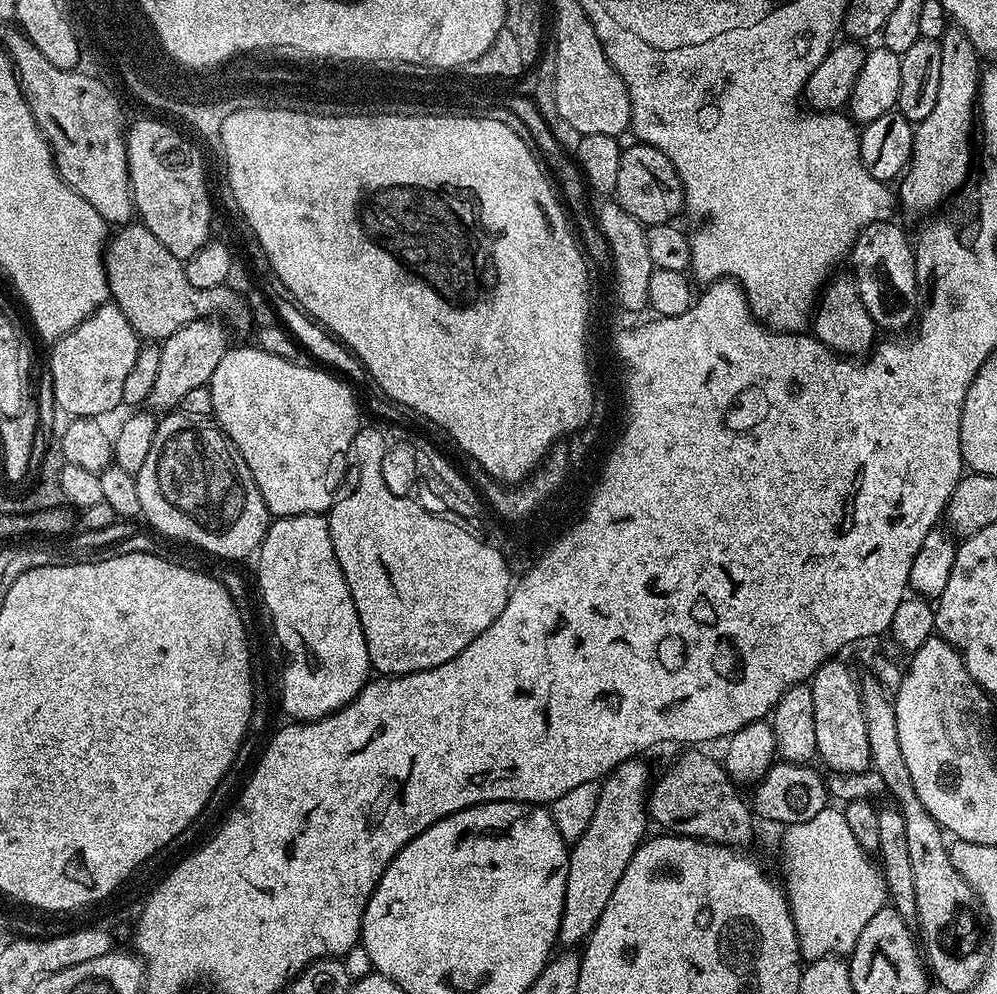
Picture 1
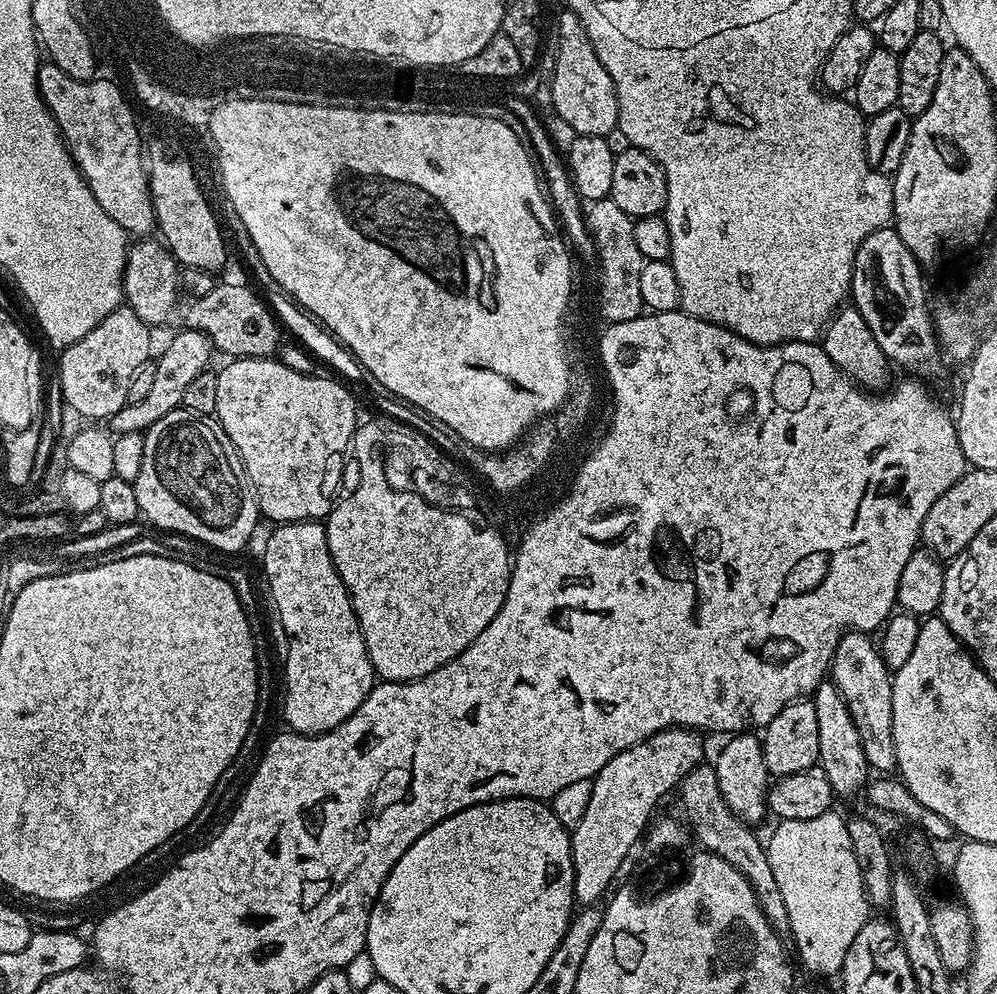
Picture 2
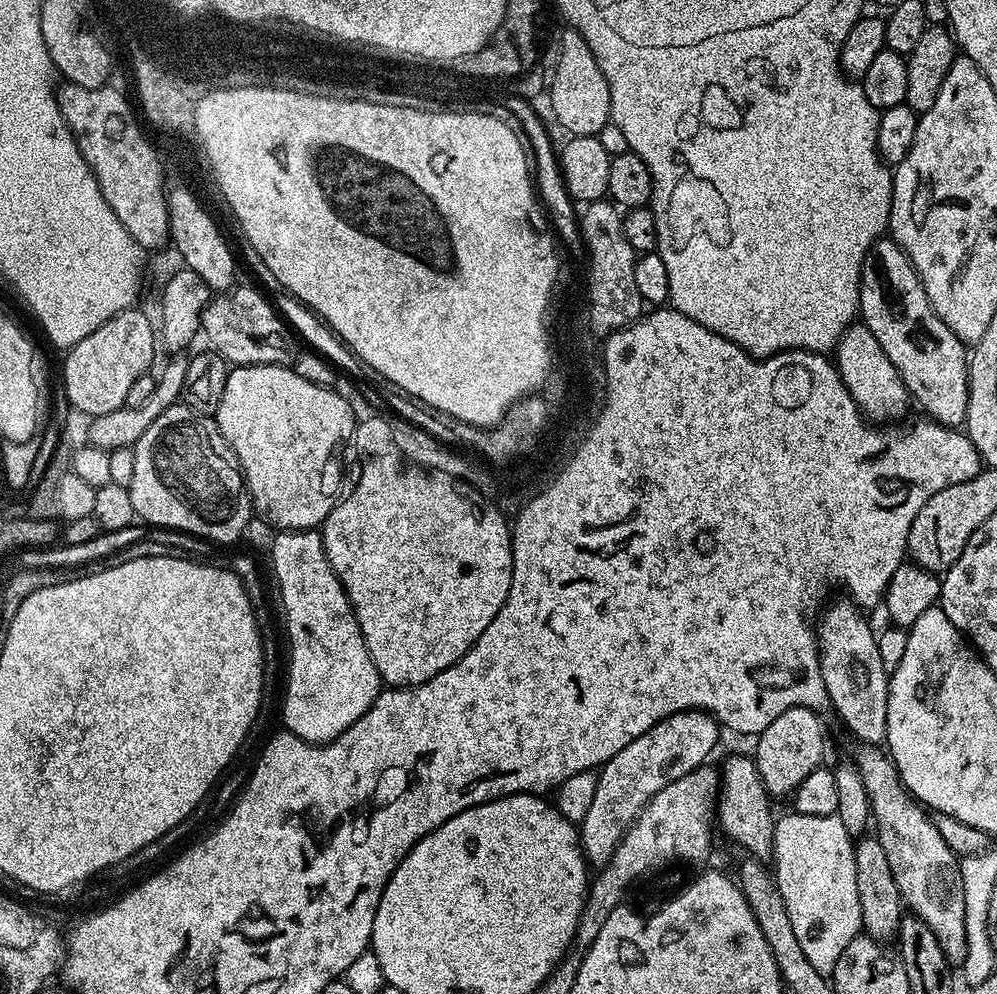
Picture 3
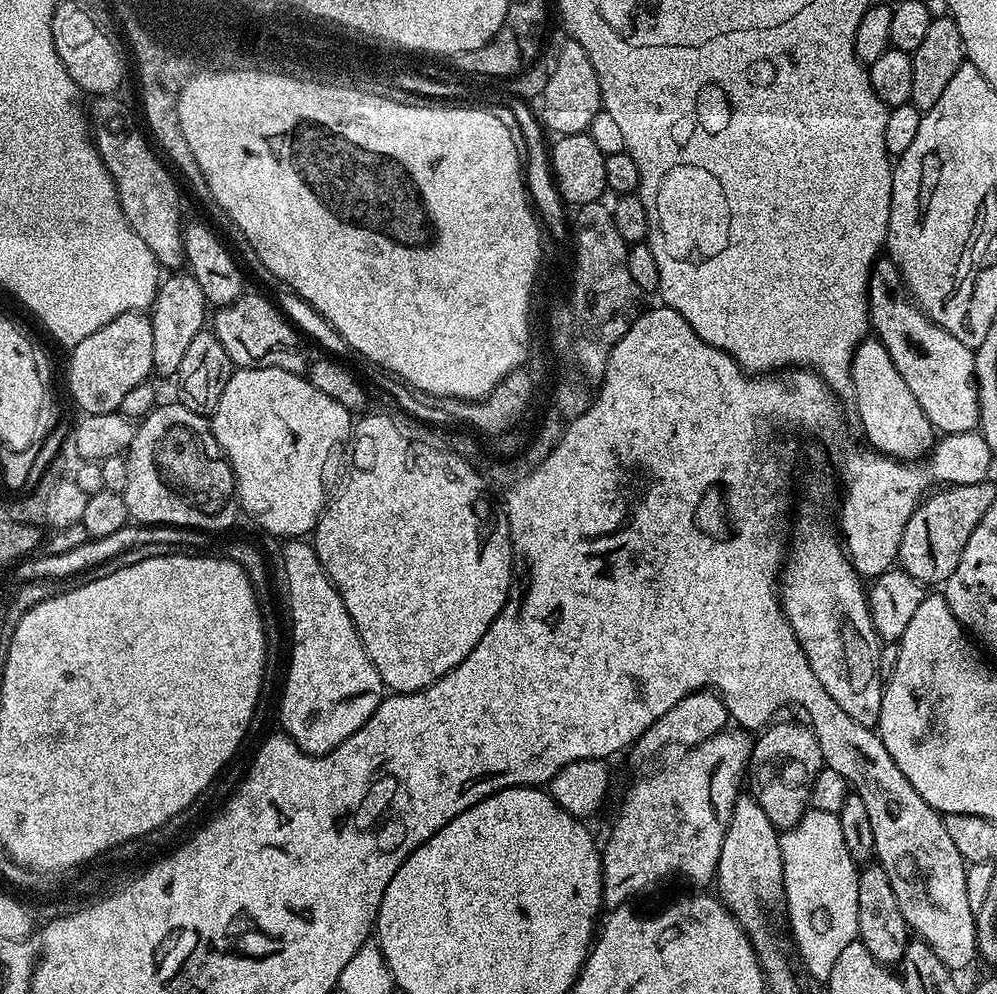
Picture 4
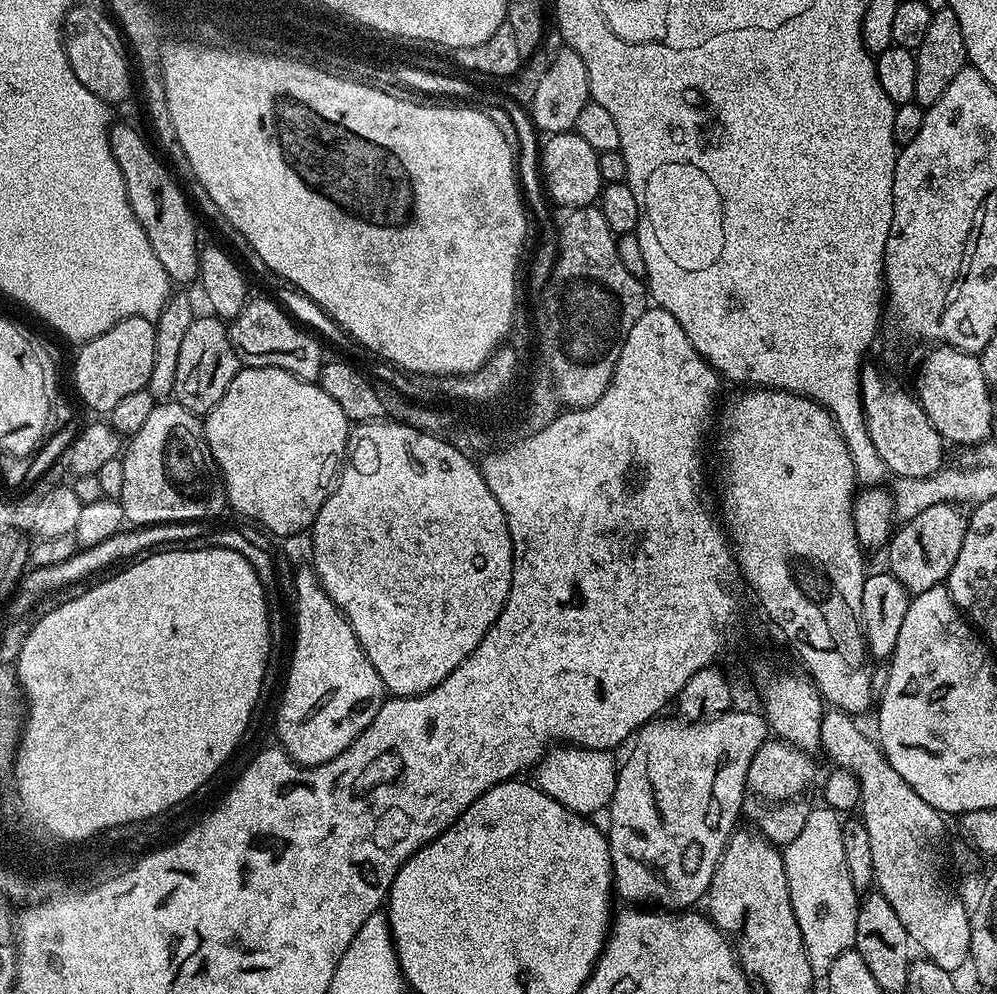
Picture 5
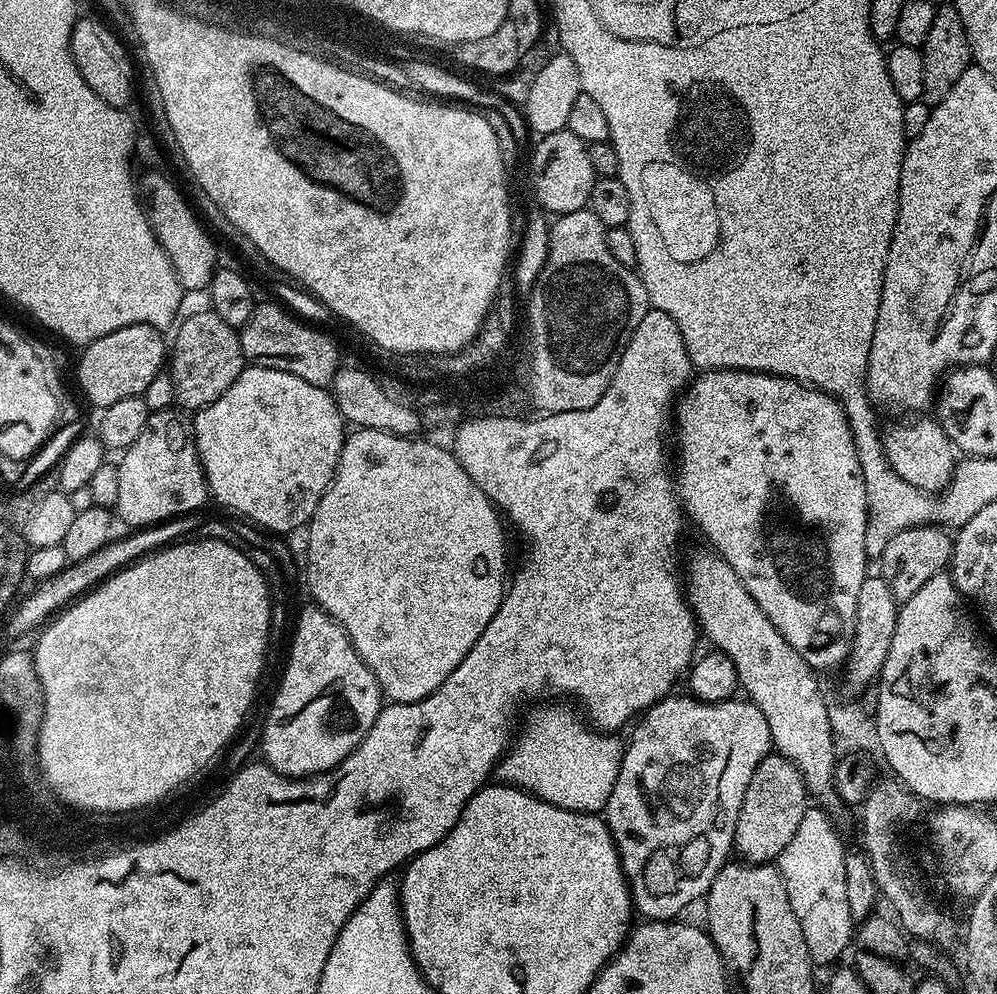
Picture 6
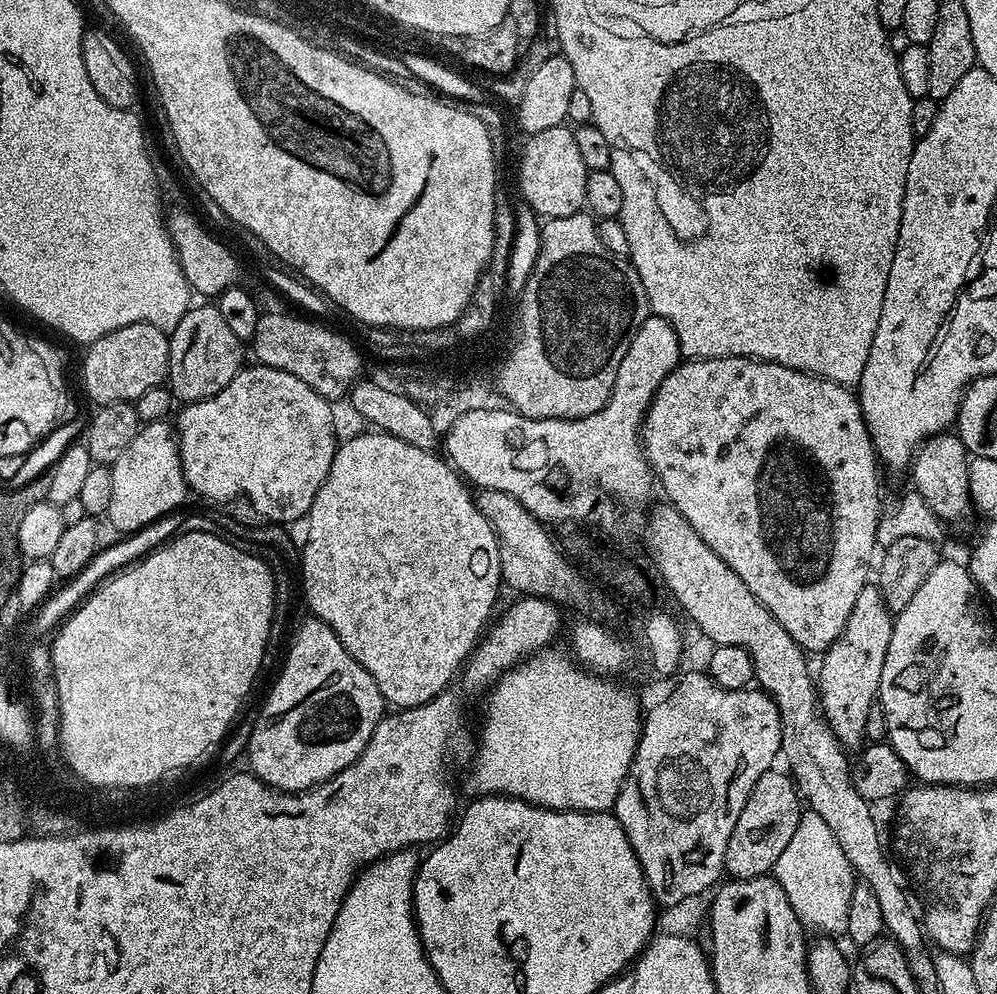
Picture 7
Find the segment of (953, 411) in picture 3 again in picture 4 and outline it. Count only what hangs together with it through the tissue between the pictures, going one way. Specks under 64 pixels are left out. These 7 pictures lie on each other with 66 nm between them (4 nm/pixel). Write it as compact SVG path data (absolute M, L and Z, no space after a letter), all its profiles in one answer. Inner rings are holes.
M880 258L872 265L872 273L868 279L868 319L875 339L881 340L890 358L894 358L898 374L902 374L914 398L918 398L918 406L922 406L926 418L930 418L937 433L960 436L963 432L977 431L980 422L980 399L976 389L975 351L962 346L962 342L958 342L954 334L934 323L916 303L909 299L898 266L890 259Z

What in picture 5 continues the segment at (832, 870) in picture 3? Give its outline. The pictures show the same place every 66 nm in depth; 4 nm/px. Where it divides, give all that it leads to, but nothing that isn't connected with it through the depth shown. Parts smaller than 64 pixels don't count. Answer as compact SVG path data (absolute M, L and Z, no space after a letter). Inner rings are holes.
M827 806L813 807L806 826L802 826L794 842L787 844L783 854L790 902L794 906L794 918L798 918L798 930L802 930L806 958L813 973L827 974L834 958L856 943L858 893L850 882L850 870L846 870L841 813Z

